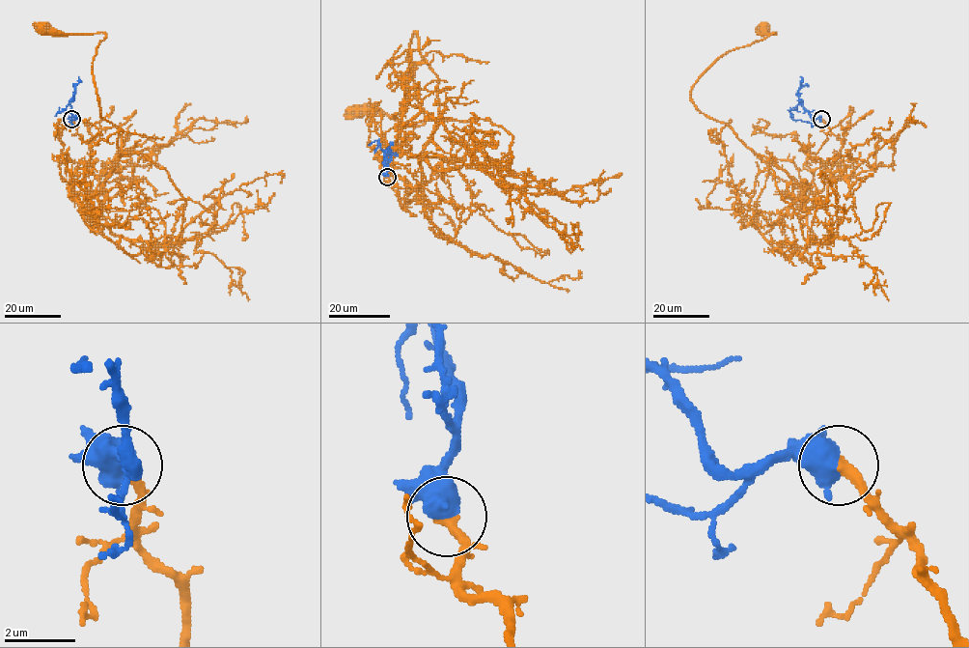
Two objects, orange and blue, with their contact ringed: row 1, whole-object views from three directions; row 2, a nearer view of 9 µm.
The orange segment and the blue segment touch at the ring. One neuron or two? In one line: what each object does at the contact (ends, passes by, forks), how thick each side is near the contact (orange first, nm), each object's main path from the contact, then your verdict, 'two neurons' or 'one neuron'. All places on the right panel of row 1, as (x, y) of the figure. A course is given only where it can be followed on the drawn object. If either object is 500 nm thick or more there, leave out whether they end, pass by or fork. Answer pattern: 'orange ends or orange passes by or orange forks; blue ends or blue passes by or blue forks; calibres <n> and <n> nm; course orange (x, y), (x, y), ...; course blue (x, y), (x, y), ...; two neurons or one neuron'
calibres 320 and 750 nm; course orange (821, 119), (843, 147), (826, 199), (807, 211), (784, 170), (693, 102), (703, 73), (776, 33), (764, 27); course blue (821, 119), (813, 120), (801, 104), (798, 91), (800, 76); one neuron

